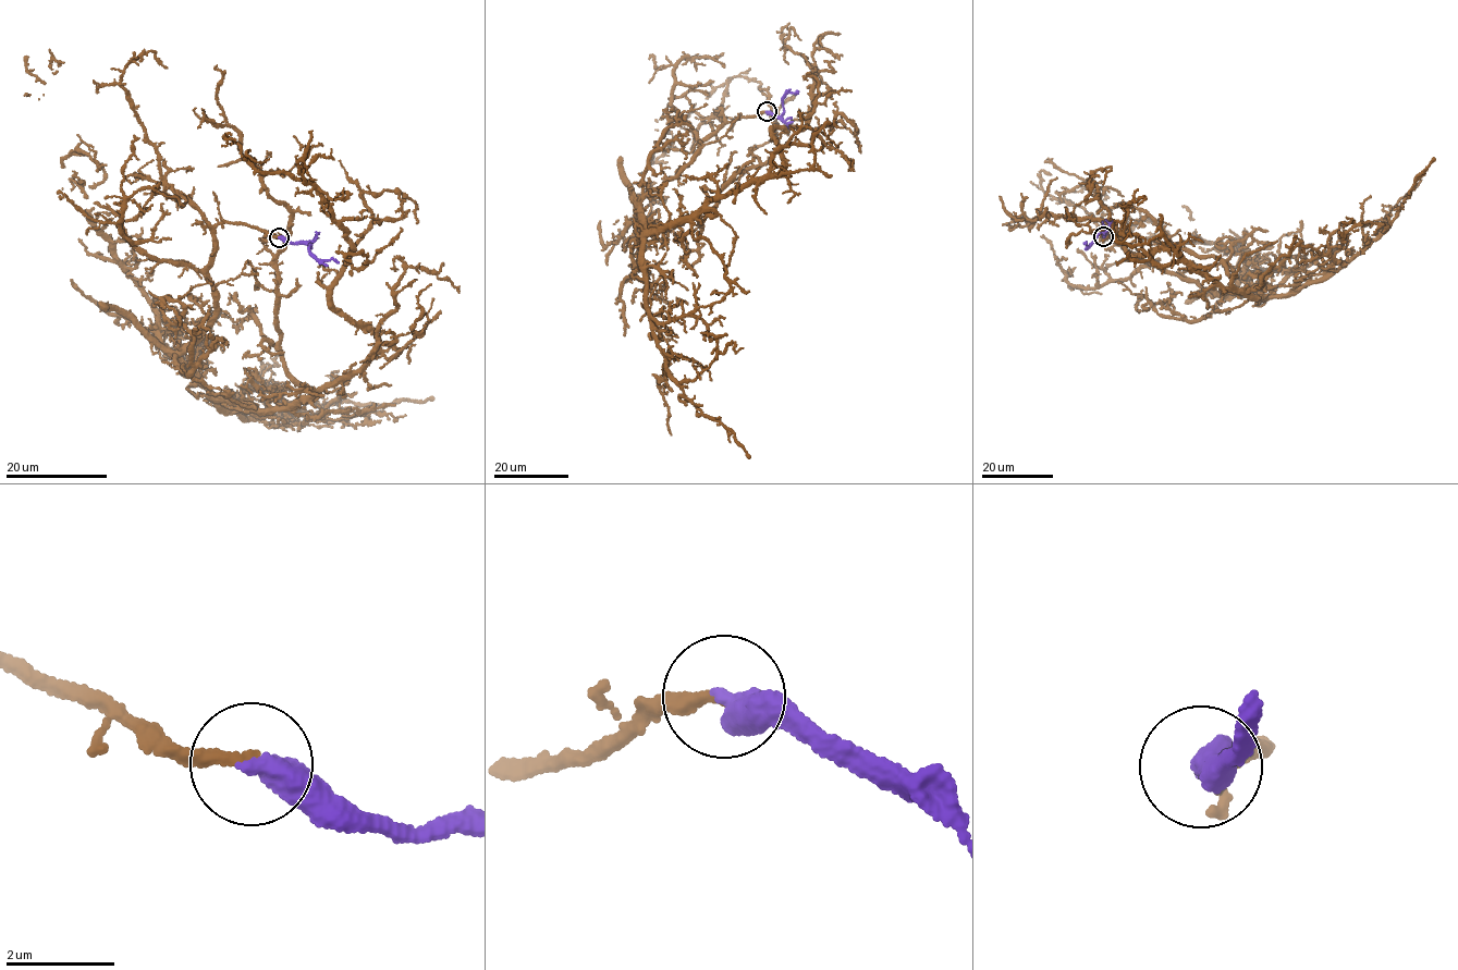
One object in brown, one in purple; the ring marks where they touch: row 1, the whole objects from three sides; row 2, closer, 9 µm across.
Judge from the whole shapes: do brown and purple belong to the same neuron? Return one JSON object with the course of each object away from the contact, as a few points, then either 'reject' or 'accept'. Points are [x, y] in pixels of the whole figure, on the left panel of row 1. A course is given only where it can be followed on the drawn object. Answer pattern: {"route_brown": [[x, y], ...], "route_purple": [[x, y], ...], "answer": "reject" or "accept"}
{"route_brown": [[279, 236], [216, 224], [174, 356], [258, 410], [377, 338], [334, 308], [327, 204], [221, 146]], "route_purple": [[279, 236], [295, 243], [307, 243], [310, 245], [309, 253], [320, 260], [333, 259], [339, 262]], "answer": "accept"}

